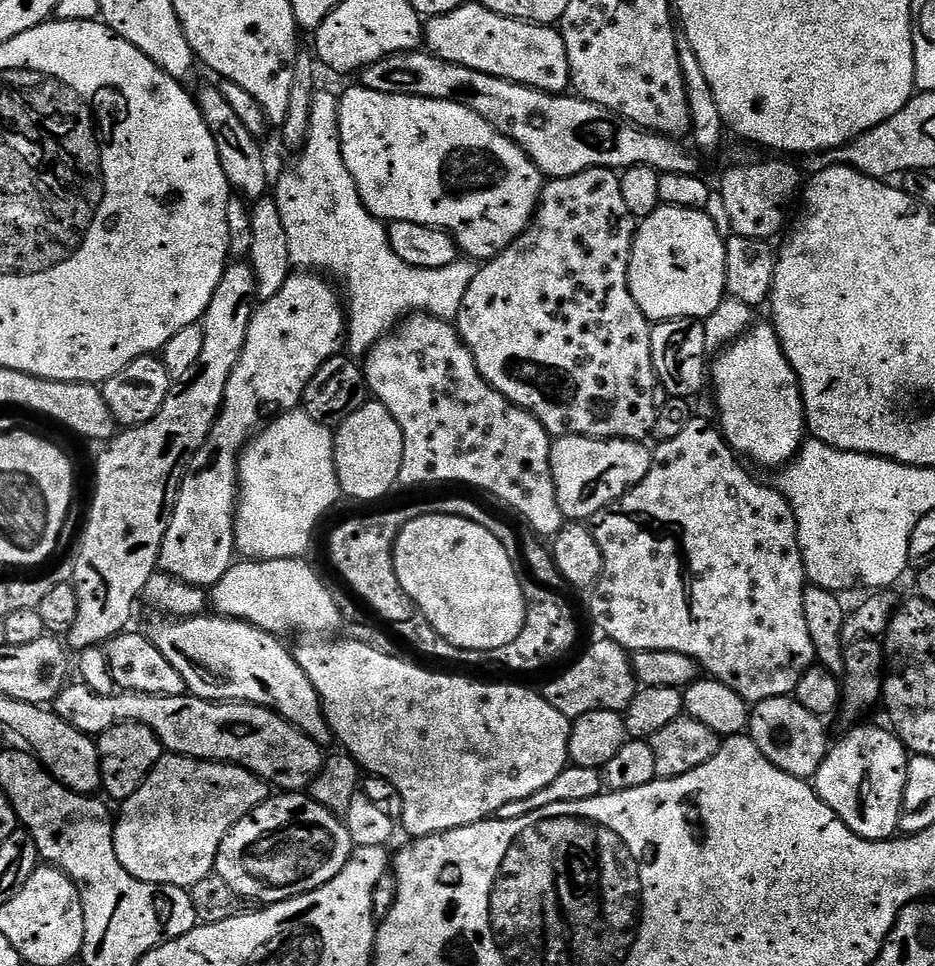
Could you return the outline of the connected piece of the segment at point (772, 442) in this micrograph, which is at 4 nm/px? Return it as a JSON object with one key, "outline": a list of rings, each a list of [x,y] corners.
{"outline":[[[753,323],[743,336],[733,340],[715,357],[710,368],[710,392],[711,388],[716,395],[716,412],[720,415],[719,430],[733,452],[741,457],[749,456],[754,463],[764,468],[780,470],[791,464],[806,439],[804,399],[800,393],[800,379],[790,366],[771,323]]]}

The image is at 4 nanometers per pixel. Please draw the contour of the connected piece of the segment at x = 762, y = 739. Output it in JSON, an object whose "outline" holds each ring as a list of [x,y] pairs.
{"outline":[[[779,696],[764,699],[756,704],[749,713],[748,734],[751,736],[759,752],[779,769],[800,779],[813,779],[825,760],[830,747],[830,739],[826,734],[823,719],[810,714],[808,710],[794,698]]]}

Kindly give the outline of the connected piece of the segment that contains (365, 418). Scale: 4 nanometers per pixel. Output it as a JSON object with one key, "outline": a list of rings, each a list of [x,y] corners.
{"outline":[[[375,398],[369,399],[367,404],[363,404],[346,422],[342,422],[340,427],[334,432],[334,462],[336,463],[336,473],[340,483],[340,491],[345,497],[352,500],[380,500],[393,487],[397,487],[400,479],[400,467],[404,461],[404,439],[402,430],[398,422],[394,422],[394,414],[386,410],[386,406],[379,404]]]}

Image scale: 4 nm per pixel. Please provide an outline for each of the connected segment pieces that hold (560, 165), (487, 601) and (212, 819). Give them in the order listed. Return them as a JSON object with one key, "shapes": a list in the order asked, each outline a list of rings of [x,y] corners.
{"shapes":[[[[427,50],[415,52],[396,52],[392,56],[382,58],[358,73],[359,87],[366,90],[378,90],[378,94],[406,94],[418,98],[434,98],[449,100],[466,106],[466,110],[474,110],[481,118],[486,118],[494,130],[498,130],[536,163],[536,169],[545,177],[561,180],[574,174],[582,174],[591,168],[610,168],[623,170],[634,166],[650,166],[661,174],[688,174],[695,176],[701,171],[700,164],[683,148],[683,143],[675,139],[646,132],[635,124],[626,122],[615,112],[606,110],[589,100],[582,100],[575,94],[553,94],[540,92],[536,88],[528,88],[525,84],[515,84],[513,80],[504,80],[500,76],[491,76],[482,70],[467,68],[454,62],[446,62],[432,55]]],[[[428,510],[418,518],[406,522],[392,547],[392,571],[395,572],[402,590],[416,606],[419,615],[434,626],[434,630],[446,642],[462,650],[496,653],[499,648],[510,646],[528,617],[528,598],[525,585],[520,585],[518,565],[506,554],[506,546],[478,522],[466,522],[450,514],[438,514]]],[[[175,754],[161,755],[160,761],[153,766],[152,772],[142,782],[142,786],[129,800],[125,800],[119,805],[120,816],[118,812],[114,820],[114,850],[118,854],[118,862],[122,862],[122,866],[126,871],[142,882],[178,886],[179,888],[187,888],[190,890],[195,884],[202,882],[202,878],[213,875],[216,866],[216,855],[228,831],[230,831],[247,812],[253,812],[261,802],[268,799],[269,795],[269,785],[265,784],[260,777],[255,776],[253,772],[247,772],[247,770],[240,767],[239,764],[222,764],[211,760],[195,760],[192,756],[178,756]]]]}

